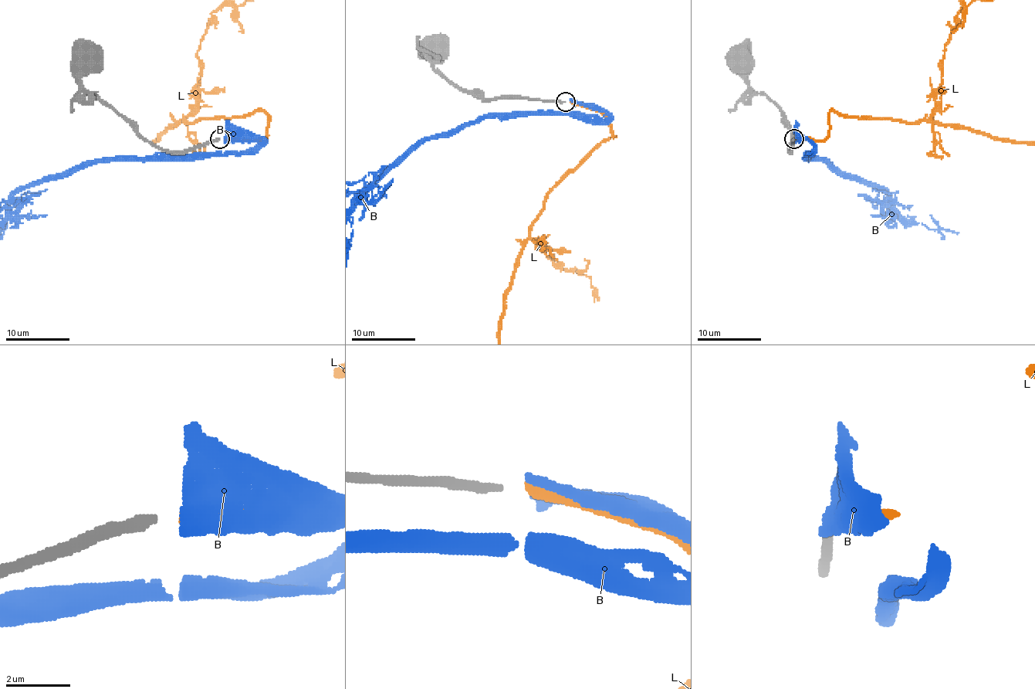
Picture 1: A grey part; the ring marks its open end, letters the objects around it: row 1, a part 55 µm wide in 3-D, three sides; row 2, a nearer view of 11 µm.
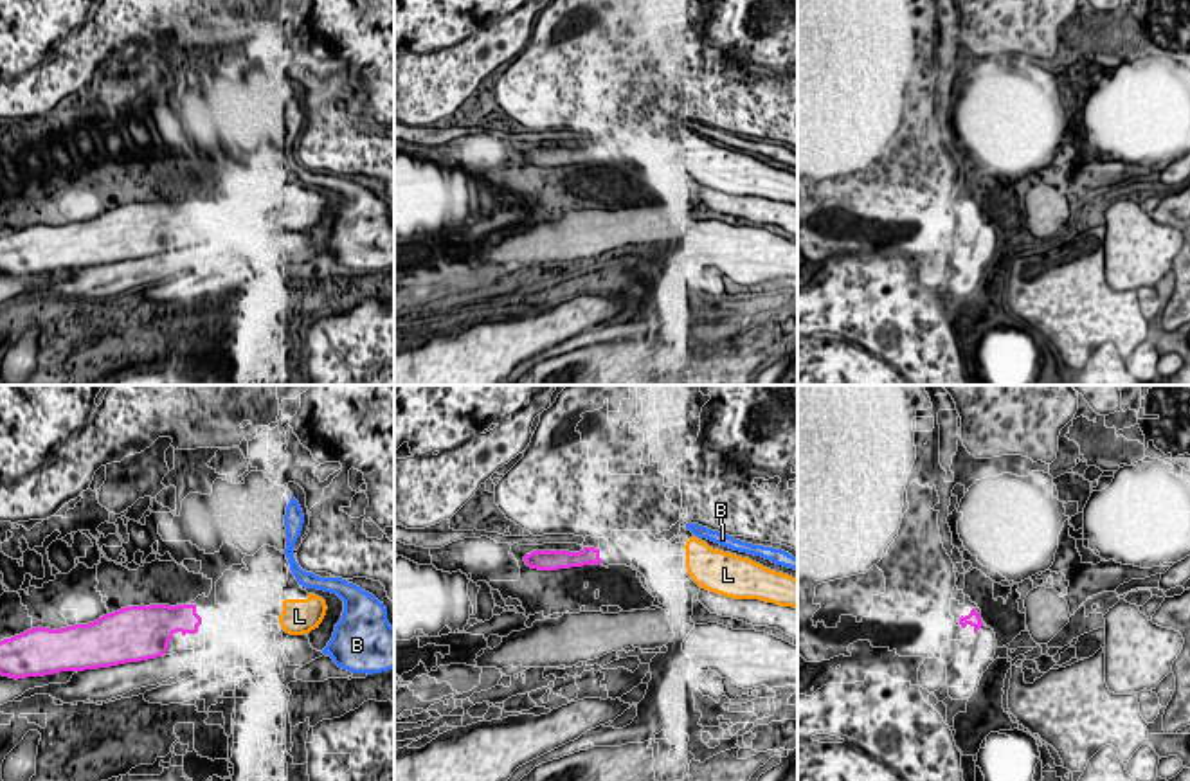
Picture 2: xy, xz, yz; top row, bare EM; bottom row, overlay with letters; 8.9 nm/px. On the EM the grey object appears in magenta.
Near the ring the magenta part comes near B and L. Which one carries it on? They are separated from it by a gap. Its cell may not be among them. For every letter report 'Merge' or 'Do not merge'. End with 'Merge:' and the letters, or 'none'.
B: Do not merge
L: Merge
Merge: L

